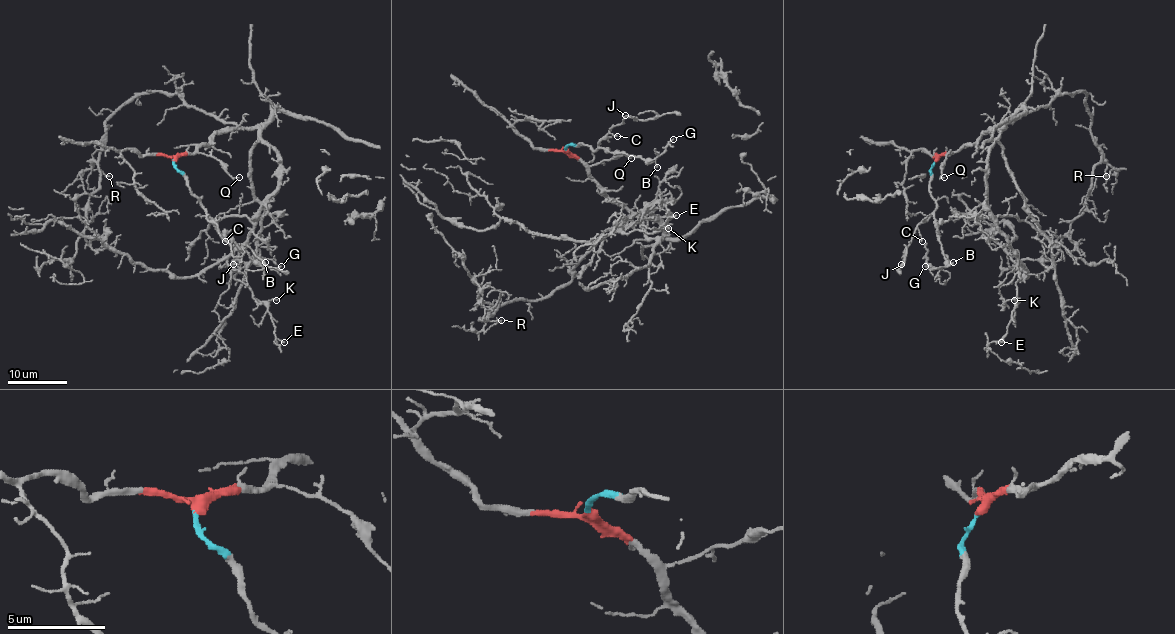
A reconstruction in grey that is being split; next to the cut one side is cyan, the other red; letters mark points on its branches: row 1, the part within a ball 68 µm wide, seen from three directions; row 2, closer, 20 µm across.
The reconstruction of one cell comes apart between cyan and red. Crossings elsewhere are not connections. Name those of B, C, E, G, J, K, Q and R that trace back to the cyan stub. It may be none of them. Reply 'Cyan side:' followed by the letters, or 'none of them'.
Cyan side: B, C, G, J

